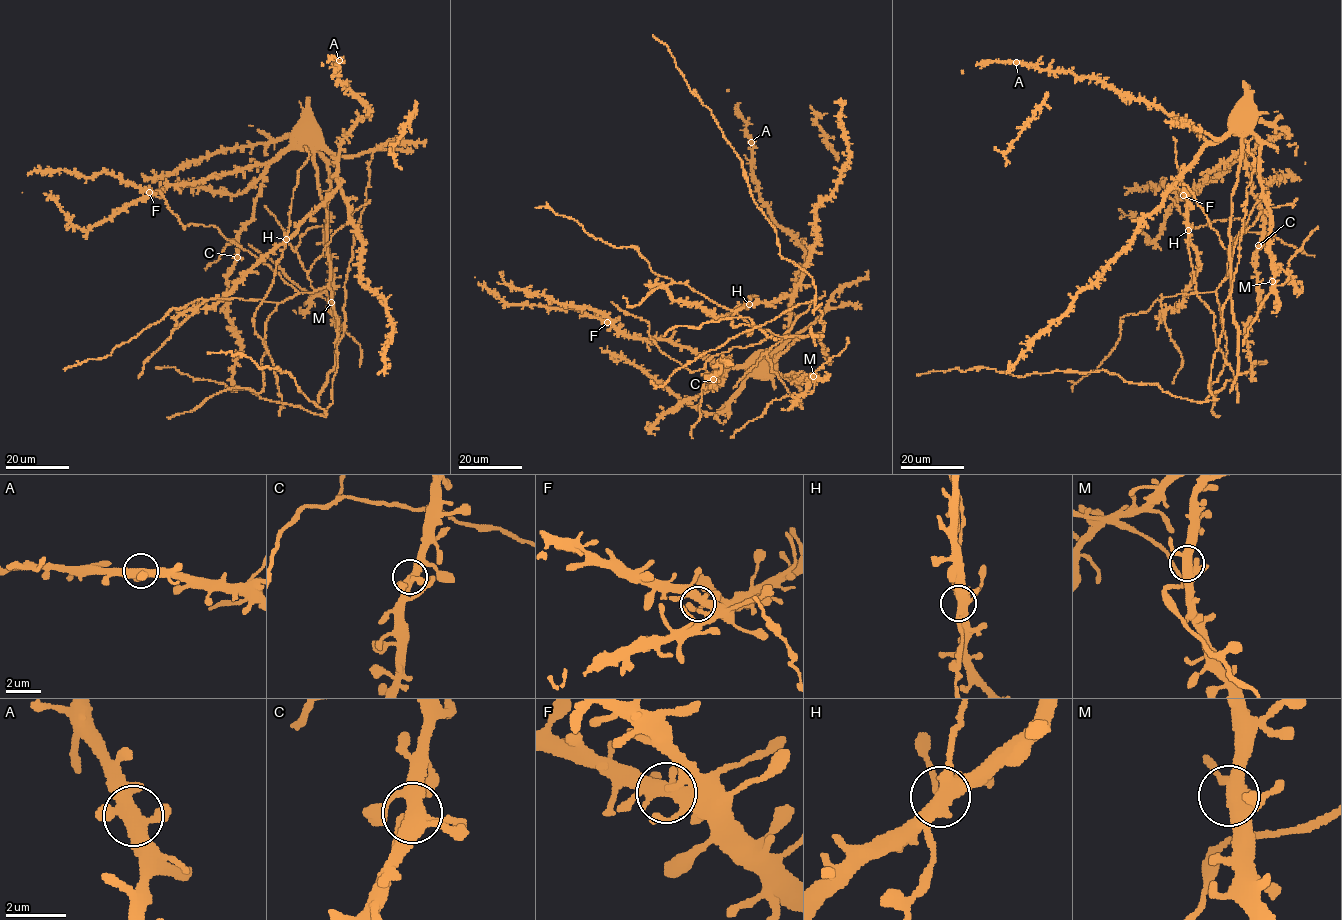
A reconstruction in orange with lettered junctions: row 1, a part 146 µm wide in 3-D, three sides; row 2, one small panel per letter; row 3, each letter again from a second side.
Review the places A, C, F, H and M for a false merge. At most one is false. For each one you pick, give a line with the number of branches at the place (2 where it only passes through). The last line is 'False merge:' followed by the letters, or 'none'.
H: branches 4
False merge: H

